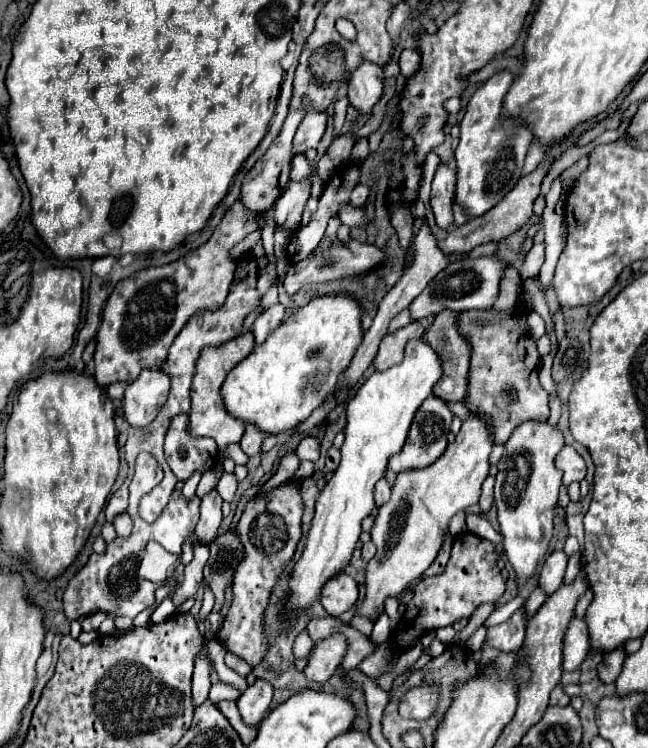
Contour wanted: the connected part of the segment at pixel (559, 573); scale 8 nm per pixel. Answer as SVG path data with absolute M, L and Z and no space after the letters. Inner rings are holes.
M553 552L545 564L543 570L539 574L539 586L543 588L543 592L547 596L551 596L561 584L563 584L563 576L565 576L565 568L567 568L567 556L565 552Z

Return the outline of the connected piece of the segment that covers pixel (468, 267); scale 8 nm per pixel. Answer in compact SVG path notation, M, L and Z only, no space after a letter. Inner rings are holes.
M467 258L463 262L453 262L433 282L429 282L427 290L423 290L423 294L419 294L415 302L411 302L409 306L411 320L421 320L429 314L439 314L445 308L451 308L455 312L463 312L471 308L479 308L479 310L491 308L497 300L499 280L505 268L507 264L495 258Z

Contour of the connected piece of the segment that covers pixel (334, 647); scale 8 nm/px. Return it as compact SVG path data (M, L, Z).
M335 634L333 638L327 638L323 642L317 642L309 656L309 664L303 670L305 678L319 684L327 682L337 672L345 650L347 650L347 644L341 634Z

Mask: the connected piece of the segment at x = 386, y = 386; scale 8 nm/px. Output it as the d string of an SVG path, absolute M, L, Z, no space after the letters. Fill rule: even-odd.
M415 340L407 344L405 350L405 358L399 366L391 366L383 372L373 372L365 384L355 392L355 396L347 402L345 414L347 414L347 426L345 426L345 442L341 446L341 464L335 470L333 478L325 484L325 488L321 490L321 494L317 496L315 502L315 516L305 540L305 550L301 554L301 558L295 562L287 586L289 592L285 596L285 608L283 608L283 618L287 622L287 628L295 624L295 620L315 604L315 600L321 598L321 590L325 588L325 584L335 578L337 574L343 572L343 568L349 564L355 544L359 542L361 536L361 522L377 508L375 506L375 498L373 498L373 490L379 478L385 476L387 470L387 462L389 456L393 456L395 452L399 452L405 444L409 426L413 422L413 416L417 412L417 408L423 404L423 400L427 396L433 394L433 386L435 382L441 378L443 370L441 370L441 362L437 358L437 352L425 344L423 340Z

